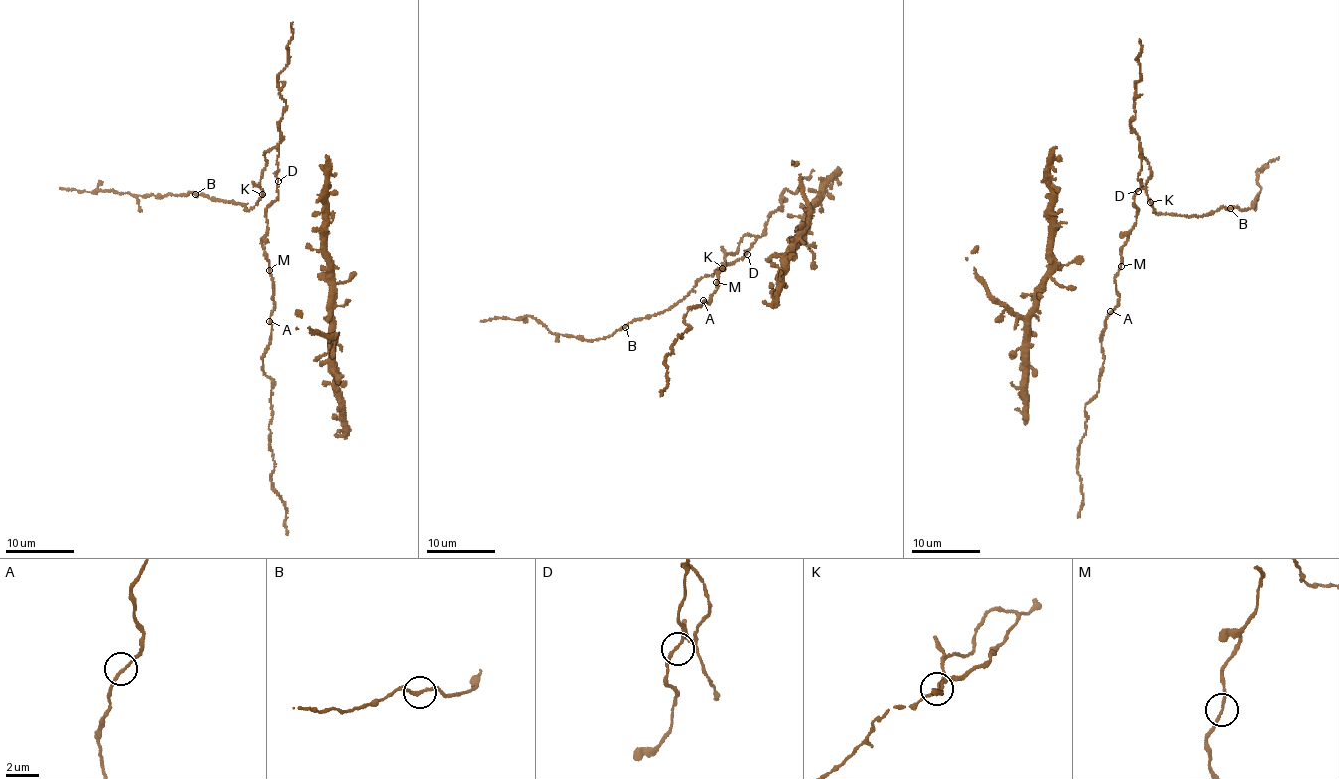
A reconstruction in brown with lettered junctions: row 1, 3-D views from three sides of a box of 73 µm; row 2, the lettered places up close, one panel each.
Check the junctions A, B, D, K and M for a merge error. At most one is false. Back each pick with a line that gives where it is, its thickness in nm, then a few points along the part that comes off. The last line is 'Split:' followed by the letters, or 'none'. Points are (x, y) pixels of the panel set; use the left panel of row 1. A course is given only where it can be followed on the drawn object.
Split: none

